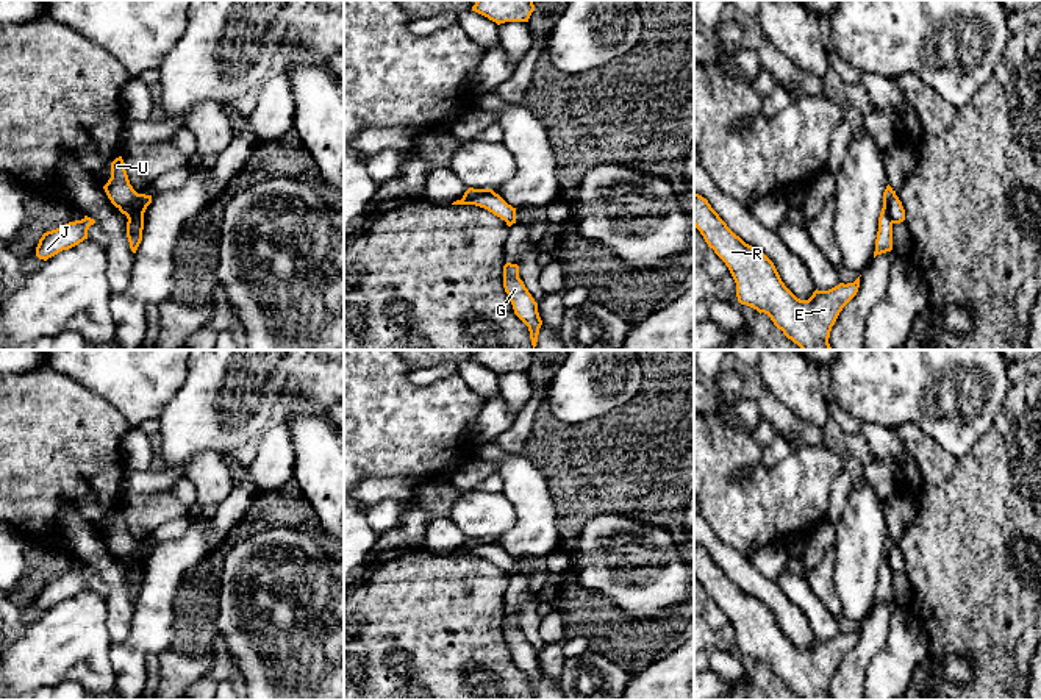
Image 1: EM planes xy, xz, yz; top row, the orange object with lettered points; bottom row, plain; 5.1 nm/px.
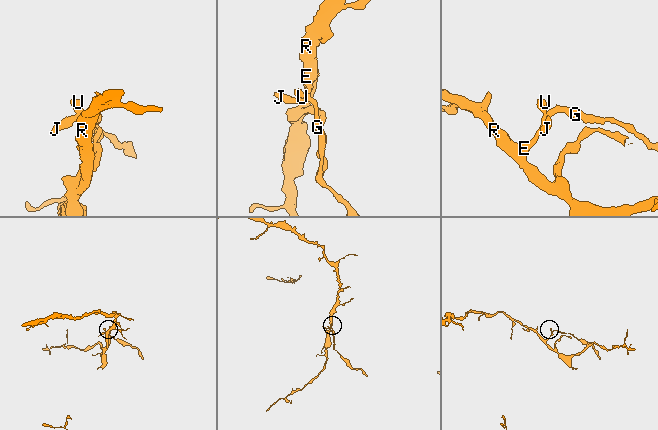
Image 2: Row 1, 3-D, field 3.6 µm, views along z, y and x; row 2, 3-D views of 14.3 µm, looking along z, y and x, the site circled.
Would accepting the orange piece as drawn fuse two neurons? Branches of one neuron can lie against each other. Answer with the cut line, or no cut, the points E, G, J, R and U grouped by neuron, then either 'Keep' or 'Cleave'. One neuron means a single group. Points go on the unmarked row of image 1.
Split along xz (494, 542), (461, 550). Groups: E R U / G J. Cleave

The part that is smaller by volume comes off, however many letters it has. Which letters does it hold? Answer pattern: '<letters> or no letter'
G, J

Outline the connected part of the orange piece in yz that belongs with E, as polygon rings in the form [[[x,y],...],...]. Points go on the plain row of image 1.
[[[696,542],[694,577],[728,617],[741,655],[767,664],[802,700],[832,700],[832,677],[842,658],[857,645],[860,627],[853,633],[839,633],[828,641],[816,639],[808,650],[800,650],[785,636],[774,612],[736,586],[708,550]]]

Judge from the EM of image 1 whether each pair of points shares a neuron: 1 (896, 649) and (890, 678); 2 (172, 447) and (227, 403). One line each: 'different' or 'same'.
1: same
2: same

